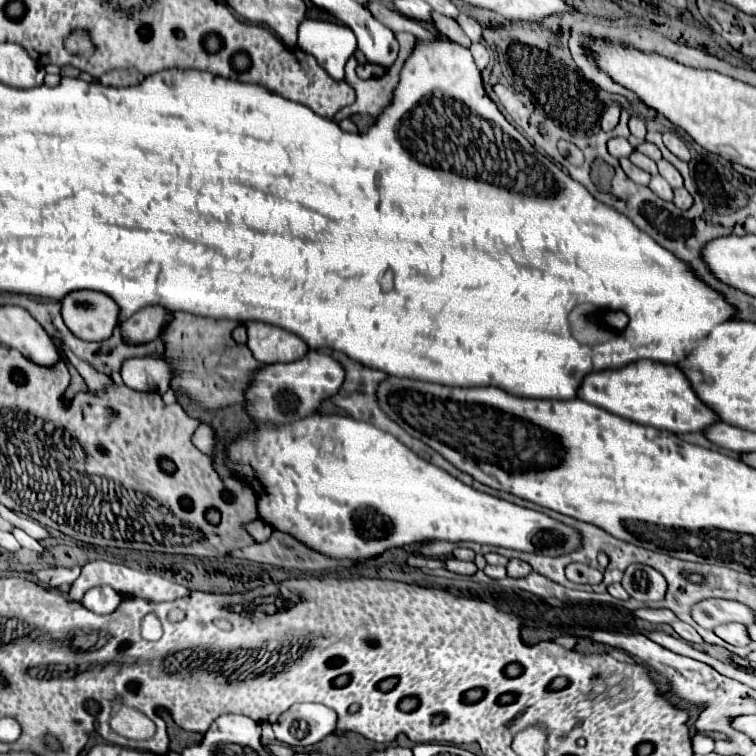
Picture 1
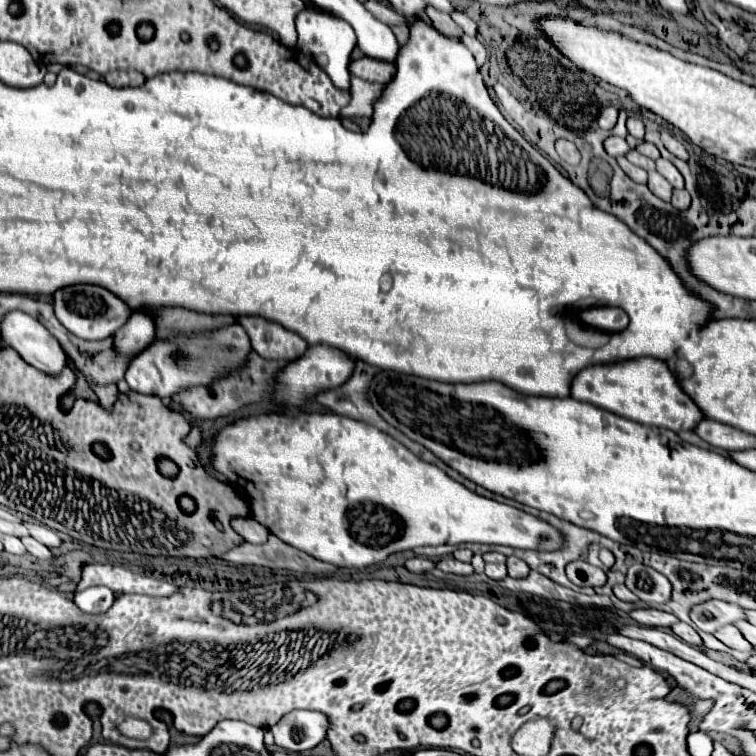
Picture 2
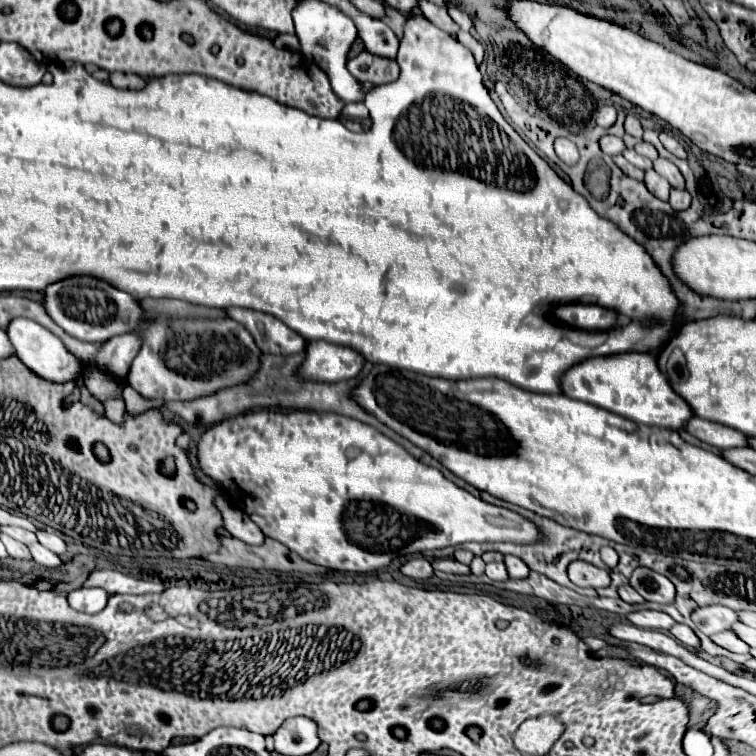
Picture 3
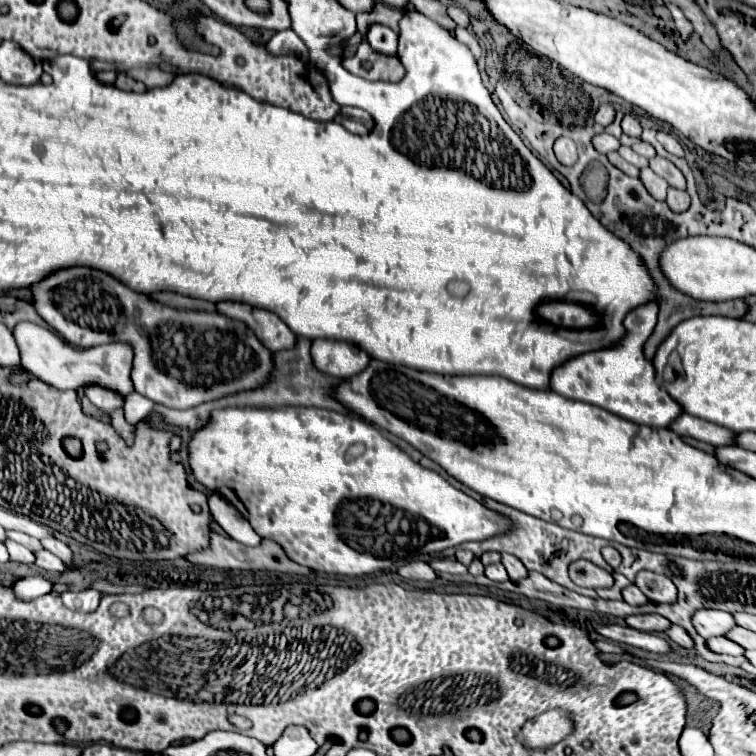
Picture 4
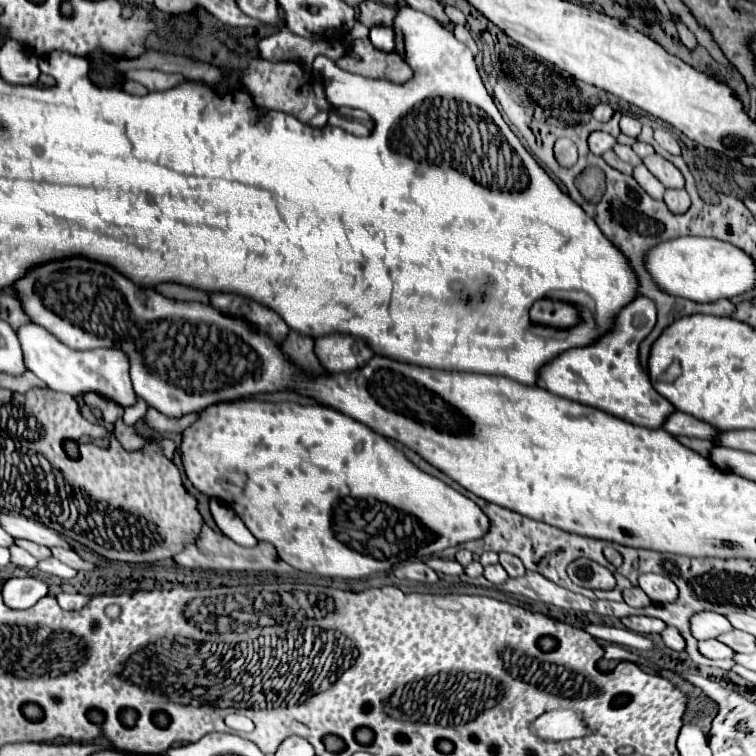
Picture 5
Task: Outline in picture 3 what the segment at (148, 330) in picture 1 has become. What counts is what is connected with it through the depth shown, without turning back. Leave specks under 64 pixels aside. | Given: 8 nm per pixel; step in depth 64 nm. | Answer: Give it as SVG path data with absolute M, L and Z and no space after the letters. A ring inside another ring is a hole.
M126 332L126 334L114 336L100 348L96 362L100 368L108 370L110 374L126 378L130 362L136 358L140 344L142 340L138 332Z

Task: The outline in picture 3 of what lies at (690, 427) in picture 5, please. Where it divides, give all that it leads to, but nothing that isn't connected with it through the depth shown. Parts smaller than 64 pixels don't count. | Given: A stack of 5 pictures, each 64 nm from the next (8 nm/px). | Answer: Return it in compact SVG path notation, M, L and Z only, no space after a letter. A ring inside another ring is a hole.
M694 416L694 420L690 420L684 428L686 432L690 432L692 436L696 436L702 442L708 442L720 450L728 450L728 448L742 448L748 446L748 436L744 436L742 432L718 424L718 422L710 422L704 418Z

